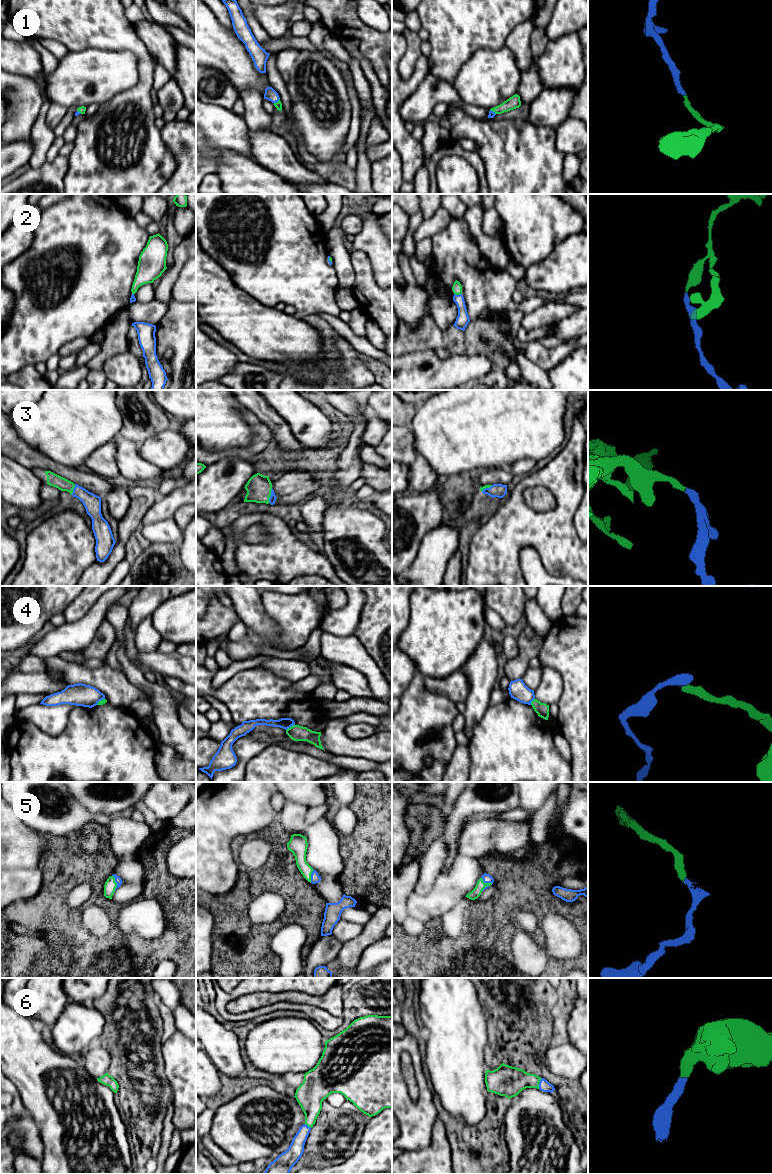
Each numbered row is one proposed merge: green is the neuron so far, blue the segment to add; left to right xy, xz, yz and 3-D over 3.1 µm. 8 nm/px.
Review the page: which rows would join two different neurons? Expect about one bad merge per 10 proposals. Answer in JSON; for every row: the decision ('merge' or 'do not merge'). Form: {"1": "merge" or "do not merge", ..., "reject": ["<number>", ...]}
{"1": "merge", "2": "merge", "3": "merge", "4": "do not merge", "5": "merge", "6": "merge", "reject": ["4"]}

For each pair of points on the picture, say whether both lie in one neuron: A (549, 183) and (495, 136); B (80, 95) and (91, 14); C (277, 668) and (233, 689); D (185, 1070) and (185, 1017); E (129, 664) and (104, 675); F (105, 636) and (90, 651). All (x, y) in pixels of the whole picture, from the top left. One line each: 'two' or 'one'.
A: one
B: two
C: two
D: two
E: two
F: one

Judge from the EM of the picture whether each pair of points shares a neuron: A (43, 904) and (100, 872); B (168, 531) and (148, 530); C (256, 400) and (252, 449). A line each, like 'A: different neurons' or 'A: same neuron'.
A: same neuron
B: same neuron
C: different neurons

